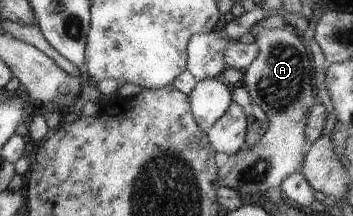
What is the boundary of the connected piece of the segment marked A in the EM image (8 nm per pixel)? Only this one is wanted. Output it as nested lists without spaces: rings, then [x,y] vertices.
[[[265,29],[255,35],[255,43],[259,47],[259,55],[244,72],[240,85],[244,86],[253,98],[253,108],[260,106],[264,110],[268,120],[265,124],[265,134],[256,145],[244,144],[235,155],[216,153],[216,165],[220,166],[221,185],[231,187],[243,196],[261,194],[275,187],[280,188],[284,184],[285,177],[301,172],[308,147],[305,127],[307,127],[309,109],[312,109],[315,103],[319,103],[316,79],[311,77],[311,69],[315,68],[314,61],[311,61],[311,55],[303,45],[303,39],[299,39],[299,35],[287,29]]]

